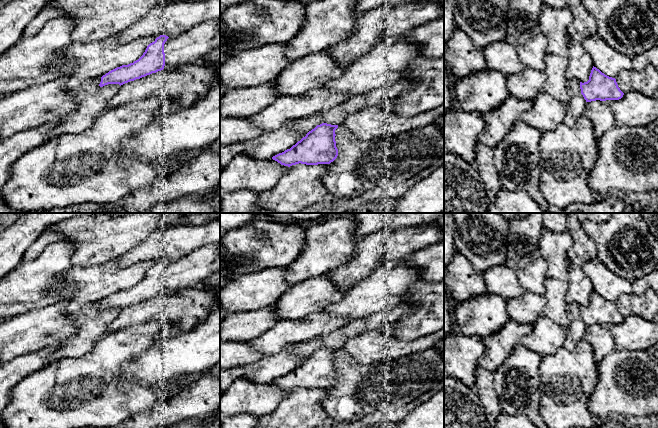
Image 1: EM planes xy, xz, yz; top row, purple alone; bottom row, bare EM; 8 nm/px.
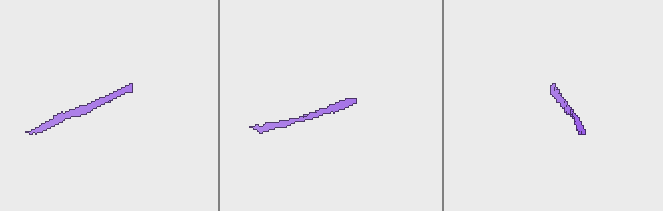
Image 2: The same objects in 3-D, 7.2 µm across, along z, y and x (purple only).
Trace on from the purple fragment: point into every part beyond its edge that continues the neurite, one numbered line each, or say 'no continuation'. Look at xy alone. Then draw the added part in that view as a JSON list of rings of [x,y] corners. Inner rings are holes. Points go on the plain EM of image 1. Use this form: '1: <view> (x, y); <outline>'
1: xy (192, 270); [[[220,244],[200,247],[164,268],[164,293],[178,288],[199,287],[212,273],[220,270]]]

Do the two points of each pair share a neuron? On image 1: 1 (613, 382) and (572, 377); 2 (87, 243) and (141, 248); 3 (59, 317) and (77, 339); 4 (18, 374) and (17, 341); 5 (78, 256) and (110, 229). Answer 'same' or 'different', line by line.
1: different
2: different
3: different
4: different
5: same

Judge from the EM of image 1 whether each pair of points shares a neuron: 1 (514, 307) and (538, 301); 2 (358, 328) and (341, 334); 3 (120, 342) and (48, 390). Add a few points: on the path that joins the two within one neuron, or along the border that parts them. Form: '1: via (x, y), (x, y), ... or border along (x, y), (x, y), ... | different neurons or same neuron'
1: via (520, 307), (530, 307), (532, 305) | same neuron
2: via (354, 328), (345, 333) | same neuron
3: via (102, 360), (88, 374), (83, 374), (66, 390) | same neuron

